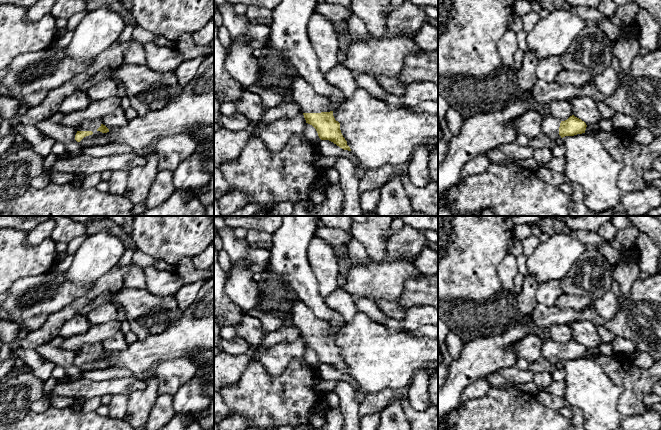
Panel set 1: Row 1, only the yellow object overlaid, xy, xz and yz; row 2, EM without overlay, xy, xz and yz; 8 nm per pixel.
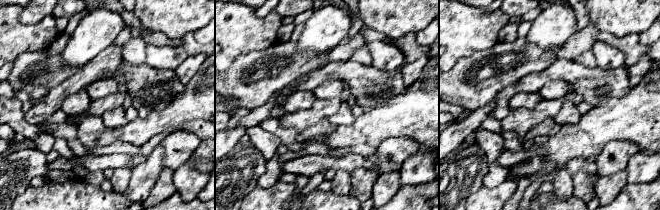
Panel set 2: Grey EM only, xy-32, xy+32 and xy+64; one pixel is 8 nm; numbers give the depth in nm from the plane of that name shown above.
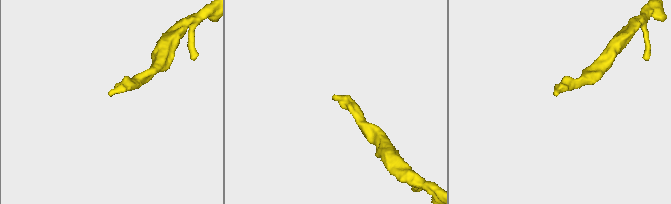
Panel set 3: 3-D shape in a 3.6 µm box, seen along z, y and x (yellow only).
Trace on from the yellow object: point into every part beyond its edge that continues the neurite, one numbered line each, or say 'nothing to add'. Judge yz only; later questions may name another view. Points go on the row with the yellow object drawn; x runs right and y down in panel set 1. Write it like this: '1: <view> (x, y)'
1: yz (549, 137)

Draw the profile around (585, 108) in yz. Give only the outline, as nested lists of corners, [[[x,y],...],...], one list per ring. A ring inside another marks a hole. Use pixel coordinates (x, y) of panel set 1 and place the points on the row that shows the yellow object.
[[[579,96],[569,102],[573,107],[572,115],[584,121],[586,125],[598,124],[603,119],[593,98]]]

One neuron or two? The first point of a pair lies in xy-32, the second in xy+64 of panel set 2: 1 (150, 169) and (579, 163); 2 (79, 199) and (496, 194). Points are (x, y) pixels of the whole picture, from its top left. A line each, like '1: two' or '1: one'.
1: two
2: one

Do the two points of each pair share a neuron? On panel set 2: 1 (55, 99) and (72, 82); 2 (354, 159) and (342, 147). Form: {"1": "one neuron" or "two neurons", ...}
{"1": "one neuron", "2": "two neurons"}

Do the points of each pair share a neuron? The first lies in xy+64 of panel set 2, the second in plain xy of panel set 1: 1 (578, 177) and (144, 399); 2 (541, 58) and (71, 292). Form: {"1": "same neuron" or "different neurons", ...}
{"1": "same neuron", "2": "same neuron"}

